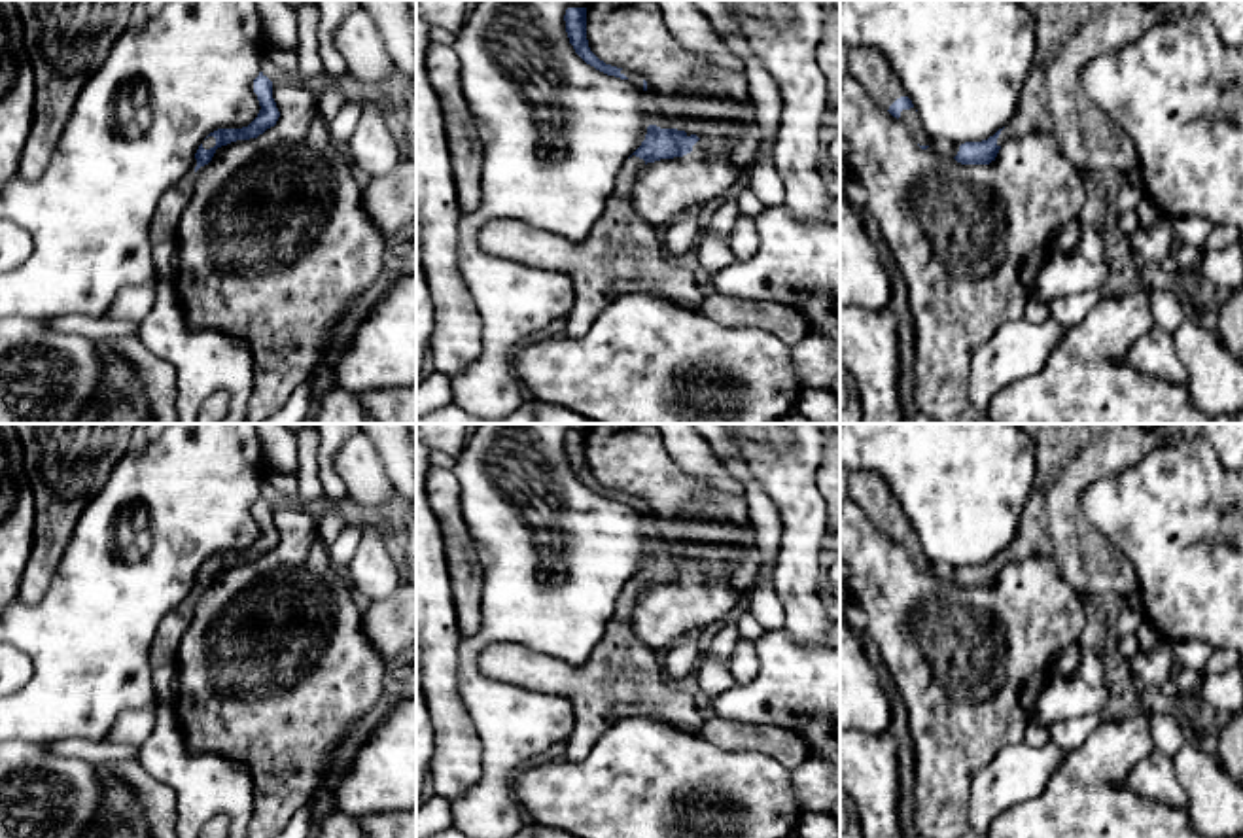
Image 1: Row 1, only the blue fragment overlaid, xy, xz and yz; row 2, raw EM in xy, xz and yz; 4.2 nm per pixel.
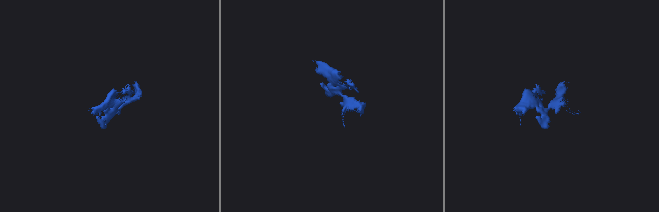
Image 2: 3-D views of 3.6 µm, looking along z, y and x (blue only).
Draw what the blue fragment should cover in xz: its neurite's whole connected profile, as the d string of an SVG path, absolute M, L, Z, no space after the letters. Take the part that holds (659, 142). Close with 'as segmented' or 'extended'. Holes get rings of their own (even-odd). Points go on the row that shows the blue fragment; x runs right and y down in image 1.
M647 127L645 140L622 165L605 212L581 244L556 238L518 219L488 221L479 233L484 252L573 278L575 303L566 335L581 339L596 318L626 291L655 291L698 310L704 293L692 271L677 265L664 248L657 225L645 221L634 204L639 168L660 159L683 157L700 138L677 129Z; extended

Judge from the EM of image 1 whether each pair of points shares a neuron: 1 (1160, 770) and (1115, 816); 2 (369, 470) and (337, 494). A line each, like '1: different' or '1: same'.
1: different
2: different

